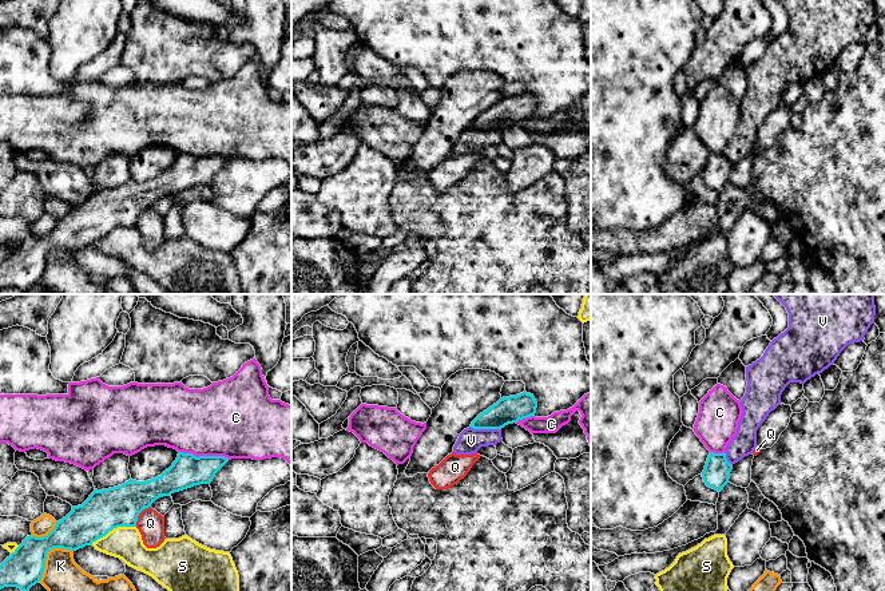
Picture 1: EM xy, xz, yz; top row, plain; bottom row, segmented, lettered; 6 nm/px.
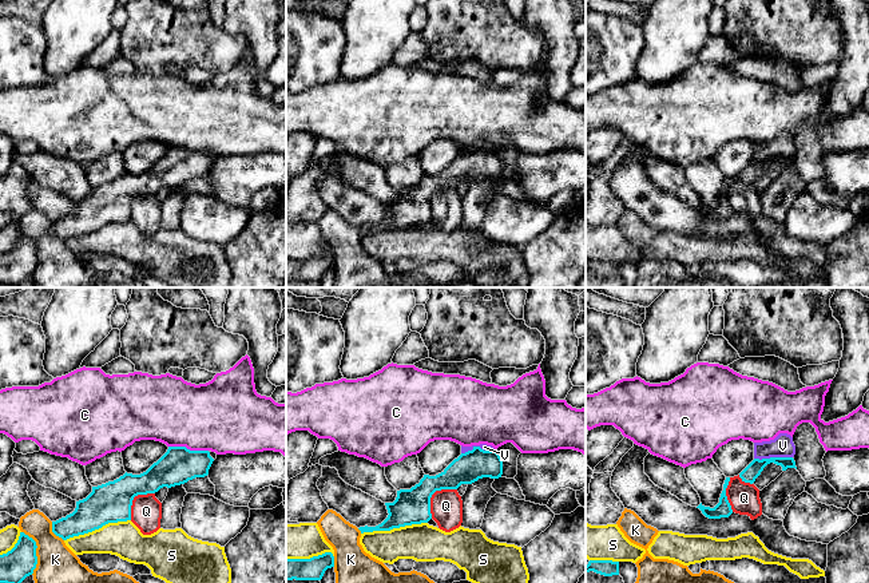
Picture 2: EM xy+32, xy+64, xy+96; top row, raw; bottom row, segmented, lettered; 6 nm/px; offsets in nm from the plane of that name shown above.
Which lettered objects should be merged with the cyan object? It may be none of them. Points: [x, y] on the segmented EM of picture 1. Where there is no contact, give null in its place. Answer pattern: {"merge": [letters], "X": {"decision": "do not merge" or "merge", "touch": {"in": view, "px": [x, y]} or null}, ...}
{"merge": [], "C": {"decision": "do not merge", "touch": {"in": "xy", "px": [205, 456]}}, "K": {"decision": "do not merge", "touch": {"in": "xy", "px": [46, 555]}}, "Q": {"decision": "do not merge", "touch": {"in": "xy", "px": [138, 515]}}, "S": {"decision": "do not merge", "touch": {"in": "xy", "px": [112, 528]}}, "V": {"decision": "do not merge", "touch": {"in": "xz", "px": [485, 428]}}}

